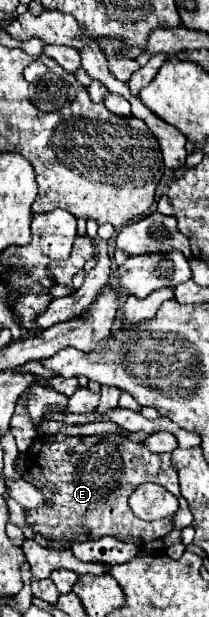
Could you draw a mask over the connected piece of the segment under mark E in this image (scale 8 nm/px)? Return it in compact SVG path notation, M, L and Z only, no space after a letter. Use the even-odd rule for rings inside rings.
M65 433L37 437L25 453L25 465L43 491L45 499L53 505L41 507L27 513L27 521L47 539L65 539L69 543L115 537L119 541L135 543L145 547L149 541L165 537L171 529L185 529L193 517L185 497L179 491L177 471L171 465L169 453L155 455L145 445L133 443L131 439L117 433L101 433L89 437L71 437ZM141 483L157 483L179 499L179 511L173 519L141 521L133 517L129 507L129 495Z

